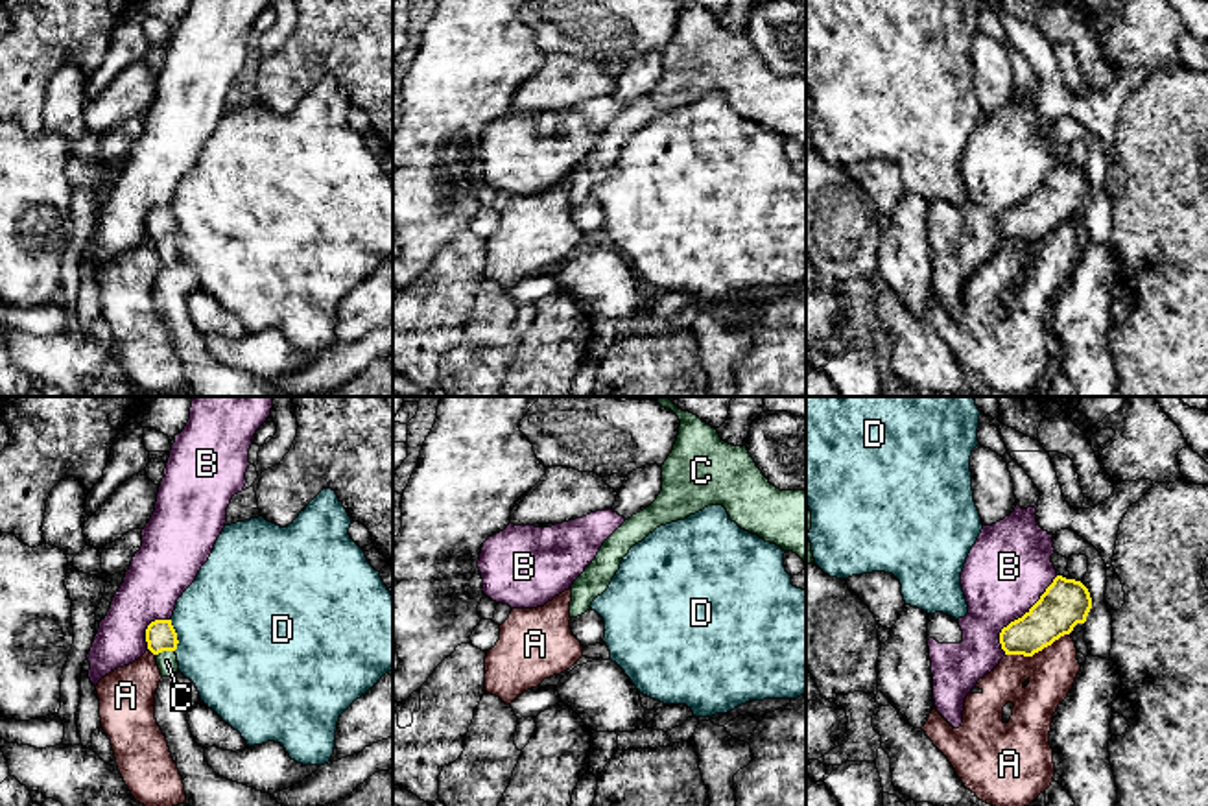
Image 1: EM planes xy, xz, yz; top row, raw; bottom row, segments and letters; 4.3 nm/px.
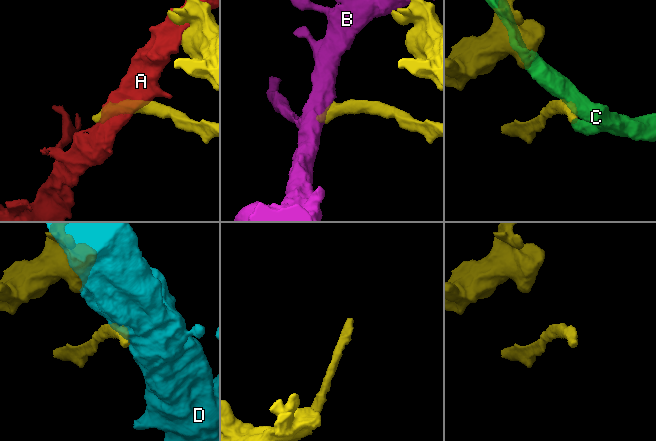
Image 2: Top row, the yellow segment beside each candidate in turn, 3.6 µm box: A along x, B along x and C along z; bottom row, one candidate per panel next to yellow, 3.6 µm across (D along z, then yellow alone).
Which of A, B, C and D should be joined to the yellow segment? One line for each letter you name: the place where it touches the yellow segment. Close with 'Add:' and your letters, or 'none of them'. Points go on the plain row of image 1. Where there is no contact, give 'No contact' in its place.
C: Touches yellow at xy (165, 237)
Add: C

